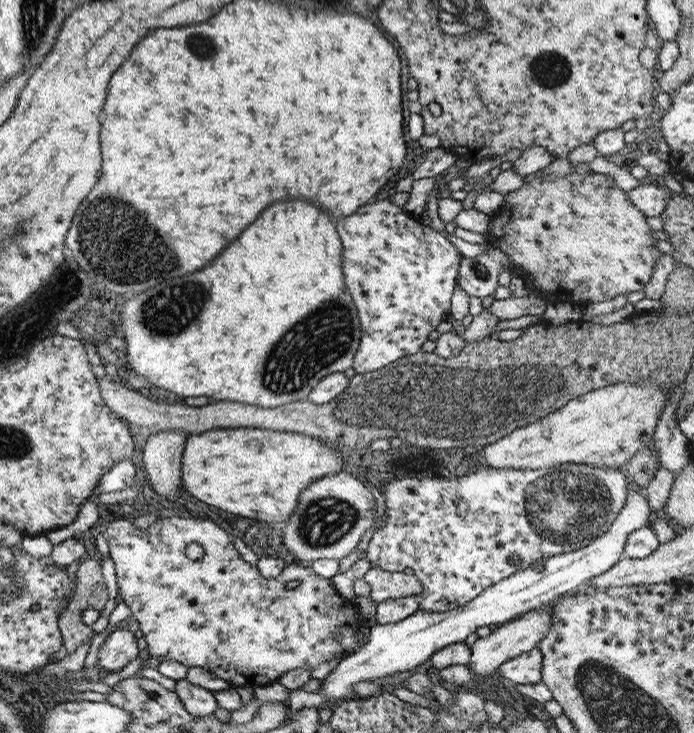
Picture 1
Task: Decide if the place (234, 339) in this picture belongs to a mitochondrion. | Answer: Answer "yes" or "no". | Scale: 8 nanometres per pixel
no

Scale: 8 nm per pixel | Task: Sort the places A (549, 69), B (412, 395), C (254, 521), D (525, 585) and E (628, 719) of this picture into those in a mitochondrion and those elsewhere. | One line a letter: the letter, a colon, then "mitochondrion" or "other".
A: mitochondrion
B: mitochondrion
C: other
D: other
E: mitochondrion

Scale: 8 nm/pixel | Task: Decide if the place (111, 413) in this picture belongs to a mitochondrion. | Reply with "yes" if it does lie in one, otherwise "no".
no

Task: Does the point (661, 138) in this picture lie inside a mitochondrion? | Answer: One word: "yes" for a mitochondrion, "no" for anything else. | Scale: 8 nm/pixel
no

